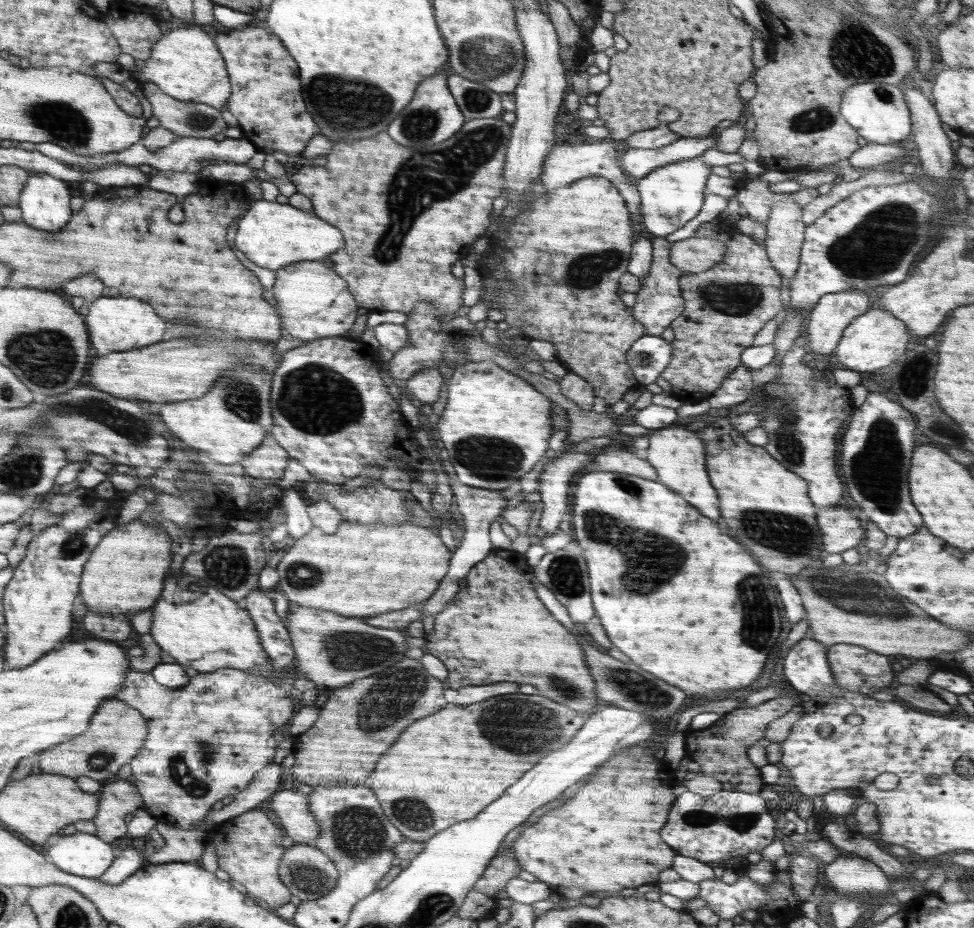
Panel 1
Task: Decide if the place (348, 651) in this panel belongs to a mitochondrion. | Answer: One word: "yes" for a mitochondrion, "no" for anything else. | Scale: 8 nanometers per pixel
yes

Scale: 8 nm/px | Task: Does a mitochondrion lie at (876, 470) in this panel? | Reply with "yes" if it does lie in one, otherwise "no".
yes

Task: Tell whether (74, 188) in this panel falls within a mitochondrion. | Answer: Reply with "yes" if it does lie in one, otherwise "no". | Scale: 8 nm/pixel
no

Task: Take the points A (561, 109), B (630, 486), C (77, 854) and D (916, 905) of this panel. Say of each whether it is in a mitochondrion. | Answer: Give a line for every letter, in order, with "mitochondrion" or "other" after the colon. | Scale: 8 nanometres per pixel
A: other
B: mitochondrion
C: other
D: other

